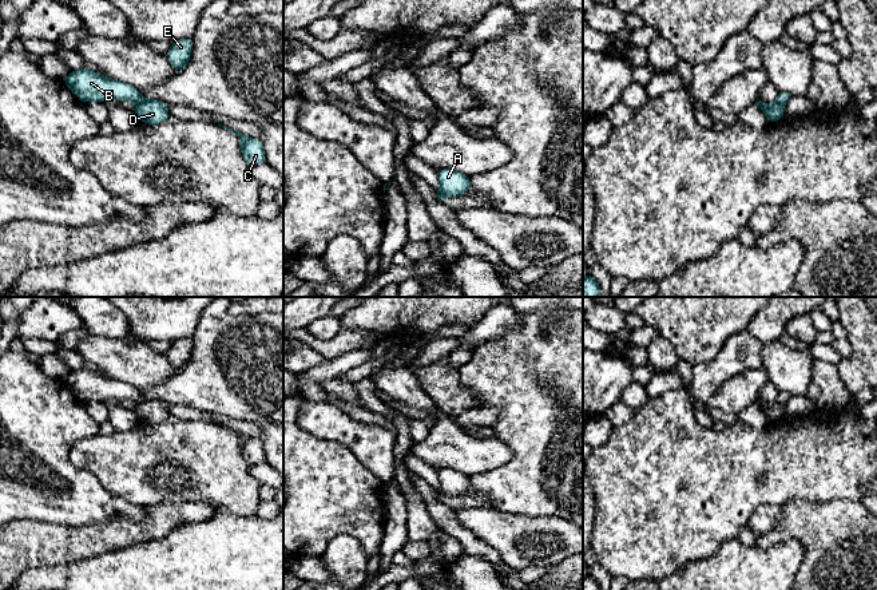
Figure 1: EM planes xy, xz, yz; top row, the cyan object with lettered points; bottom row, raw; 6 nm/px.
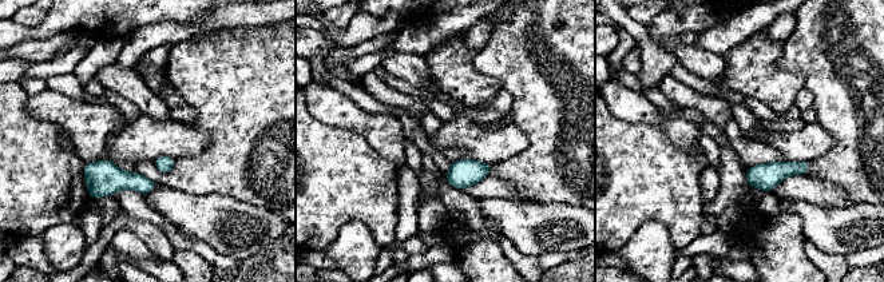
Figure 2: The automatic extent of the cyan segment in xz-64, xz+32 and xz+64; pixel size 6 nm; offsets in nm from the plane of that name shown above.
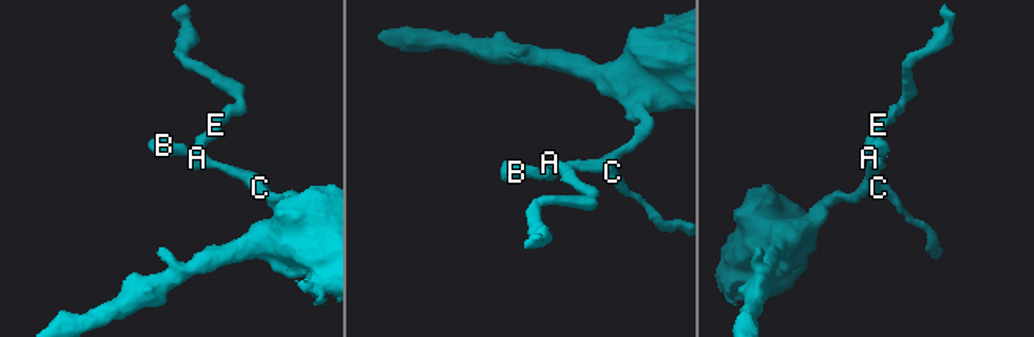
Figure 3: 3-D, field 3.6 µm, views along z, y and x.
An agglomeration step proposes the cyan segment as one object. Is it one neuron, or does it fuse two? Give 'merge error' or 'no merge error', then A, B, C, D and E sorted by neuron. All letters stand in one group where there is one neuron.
merge error | A C D E / B

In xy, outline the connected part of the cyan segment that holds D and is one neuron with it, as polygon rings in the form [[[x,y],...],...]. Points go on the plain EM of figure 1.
[[[147,399],[135,407],[135,413],[140,421],[159,424],[170,416],[167,403],[158,399]]]

